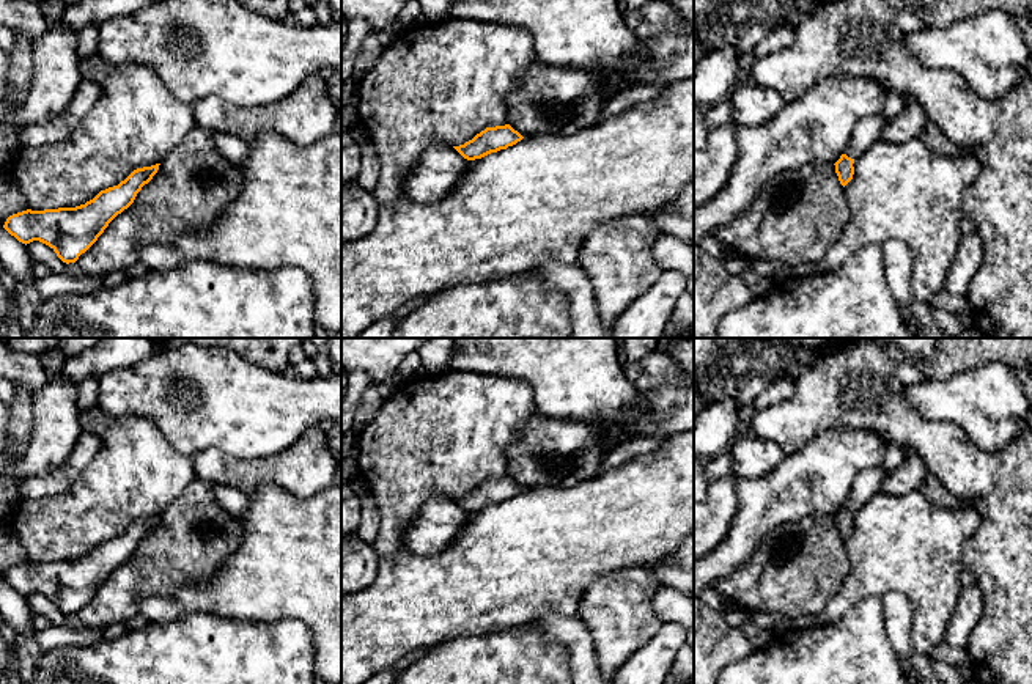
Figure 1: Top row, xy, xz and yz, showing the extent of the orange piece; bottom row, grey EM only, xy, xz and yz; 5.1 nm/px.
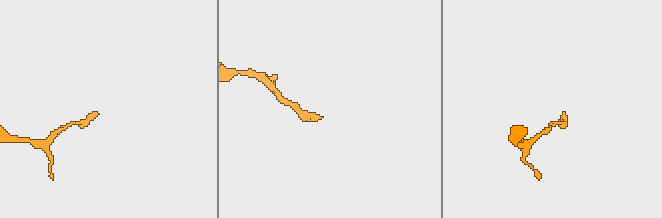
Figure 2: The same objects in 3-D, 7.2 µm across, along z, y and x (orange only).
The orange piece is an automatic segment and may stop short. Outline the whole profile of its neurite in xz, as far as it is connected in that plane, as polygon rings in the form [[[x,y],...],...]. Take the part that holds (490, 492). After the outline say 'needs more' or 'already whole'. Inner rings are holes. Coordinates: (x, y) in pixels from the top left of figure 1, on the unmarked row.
[[[510,476],[486,480],[477,486],[472,492],[464,497],[453,498],[464,511],[475,513],[481,511],[491,505],[507,502],[508,498],[516,497],[524,489],[514,483]]]; already whole

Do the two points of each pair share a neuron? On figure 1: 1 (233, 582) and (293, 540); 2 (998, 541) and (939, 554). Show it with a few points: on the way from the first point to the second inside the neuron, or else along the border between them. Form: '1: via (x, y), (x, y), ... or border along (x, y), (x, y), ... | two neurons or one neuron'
1: via (247, 582), (279, 554) | one neuron
2: border along (980, 516), (980, 525), (965, 544), (963, 566) | two neurons

